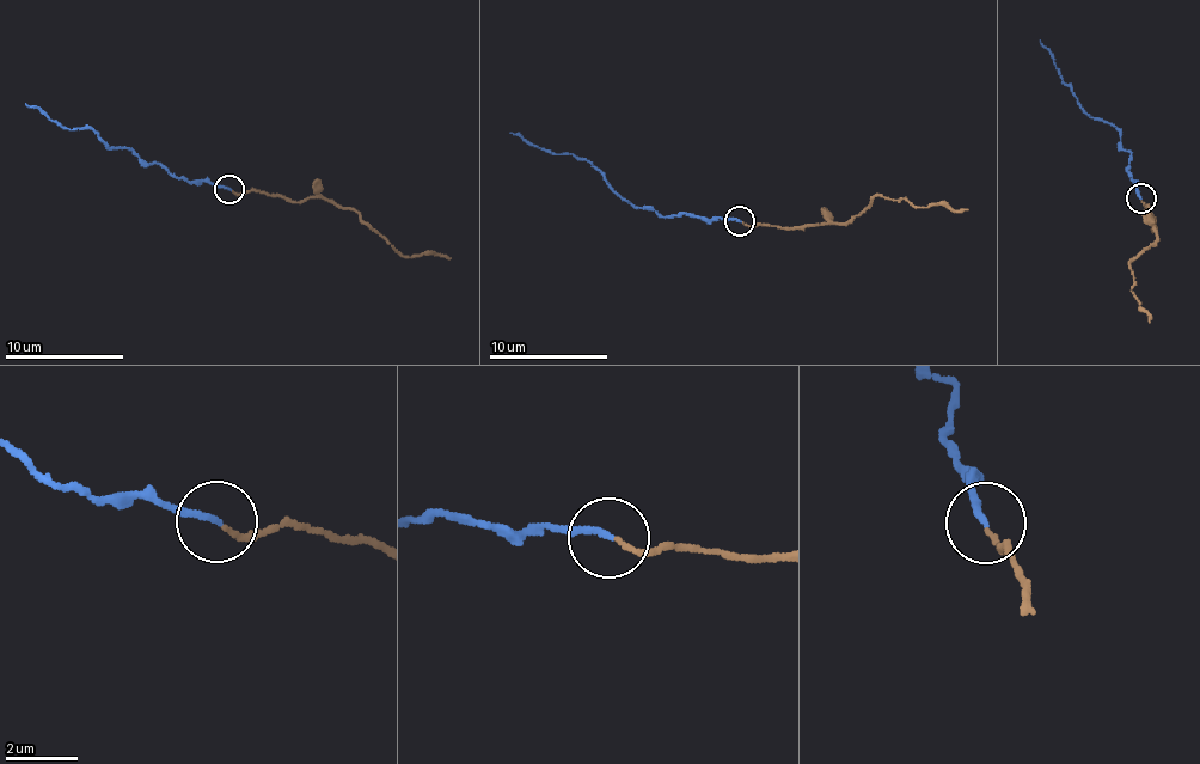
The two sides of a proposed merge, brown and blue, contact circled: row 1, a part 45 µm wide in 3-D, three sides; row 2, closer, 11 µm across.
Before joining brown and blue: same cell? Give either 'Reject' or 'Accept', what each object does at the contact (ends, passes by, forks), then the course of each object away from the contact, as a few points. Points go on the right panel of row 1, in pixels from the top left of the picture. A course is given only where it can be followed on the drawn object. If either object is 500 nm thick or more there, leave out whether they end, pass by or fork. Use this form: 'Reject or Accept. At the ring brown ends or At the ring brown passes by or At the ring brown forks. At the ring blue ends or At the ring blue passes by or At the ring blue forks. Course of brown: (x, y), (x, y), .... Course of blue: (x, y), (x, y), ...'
Reject. At the ring brown ends. At the ring blue ends. Course of brown: (1142, 200), (1153, 215), (1153, 228), (1158, 233), (1131, 263), (1131, 289), (1139, 307), (1146, 311), (1149, 324). Course of blue: (1142, 199), (1128, 172), (1131, 152), (1120, 147), (1112, 124), (1095, 118), (1060, 74), (1041, 41)

